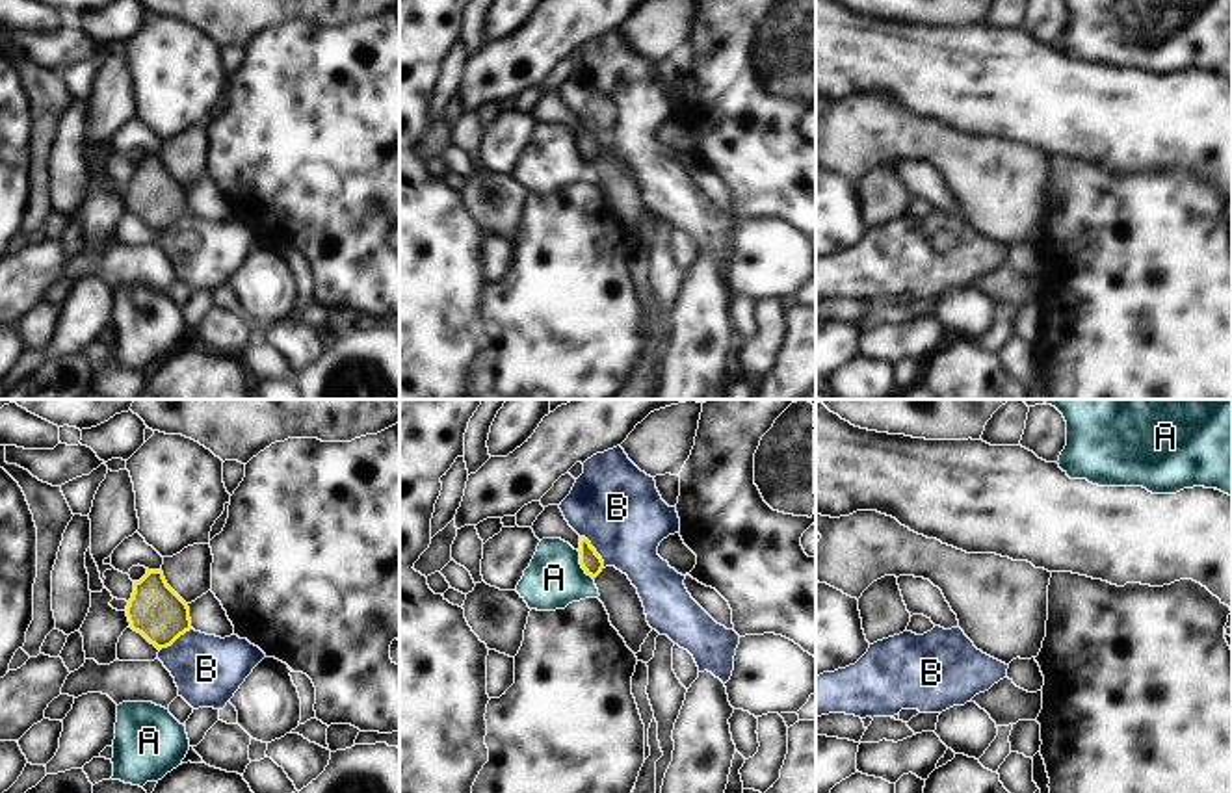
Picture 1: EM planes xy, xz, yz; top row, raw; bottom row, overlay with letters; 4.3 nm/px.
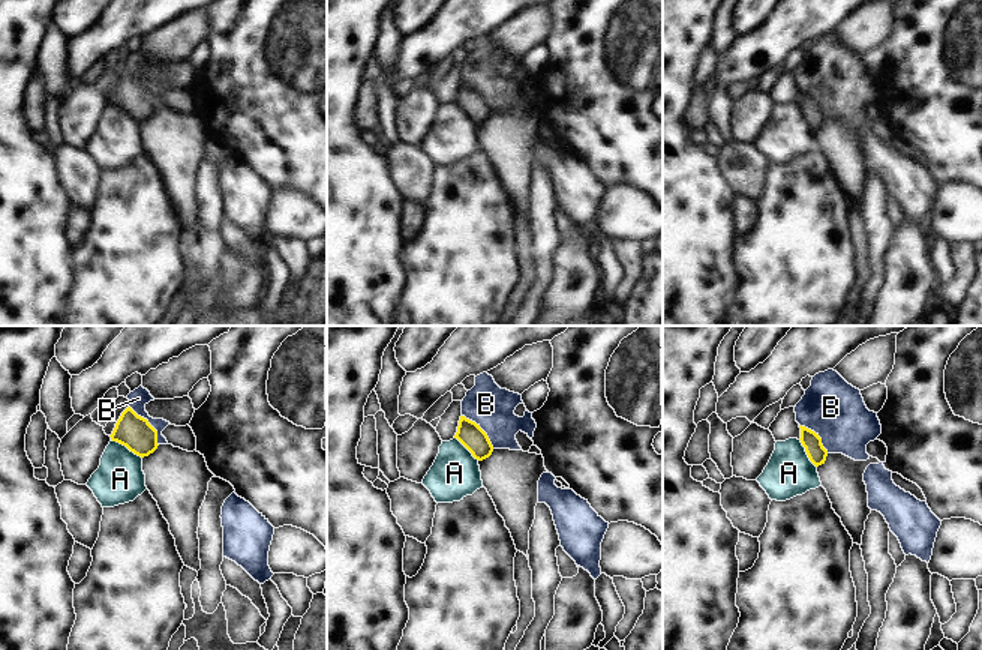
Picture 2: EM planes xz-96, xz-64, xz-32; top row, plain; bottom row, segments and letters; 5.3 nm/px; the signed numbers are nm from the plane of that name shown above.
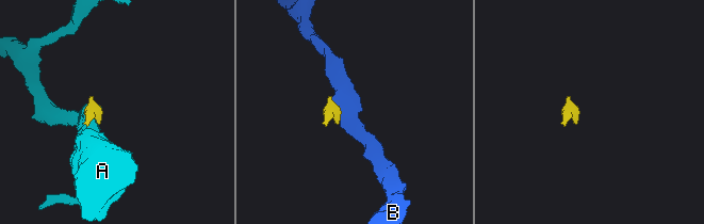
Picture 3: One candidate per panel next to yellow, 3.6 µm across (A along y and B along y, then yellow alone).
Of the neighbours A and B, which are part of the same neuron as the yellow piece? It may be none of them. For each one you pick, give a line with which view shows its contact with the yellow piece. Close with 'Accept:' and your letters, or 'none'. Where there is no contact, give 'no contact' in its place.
Accept: none

